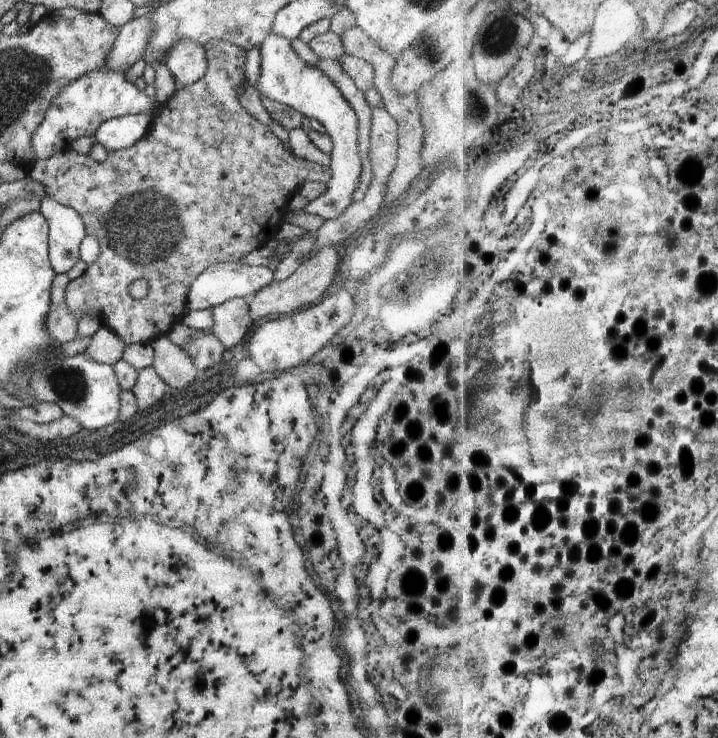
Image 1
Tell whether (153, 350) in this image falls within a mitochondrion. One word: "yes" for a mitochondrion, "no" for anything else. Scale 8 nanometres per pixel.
no

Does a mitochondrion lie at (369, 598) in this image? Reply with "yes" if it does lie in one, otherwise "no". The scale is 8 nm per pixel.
no

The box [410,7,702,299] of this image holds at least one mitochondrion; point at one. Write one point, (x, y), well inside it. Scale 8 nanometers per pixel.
(502, 32)

